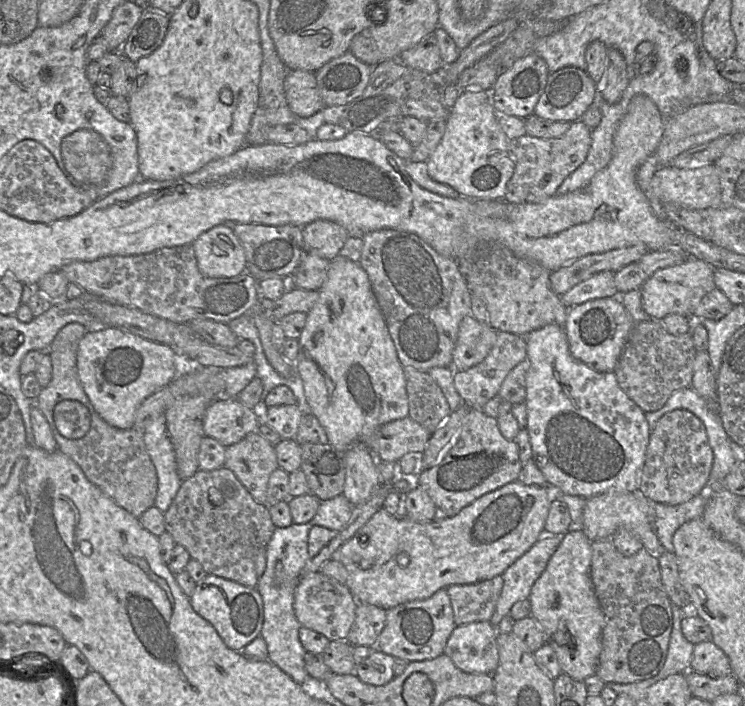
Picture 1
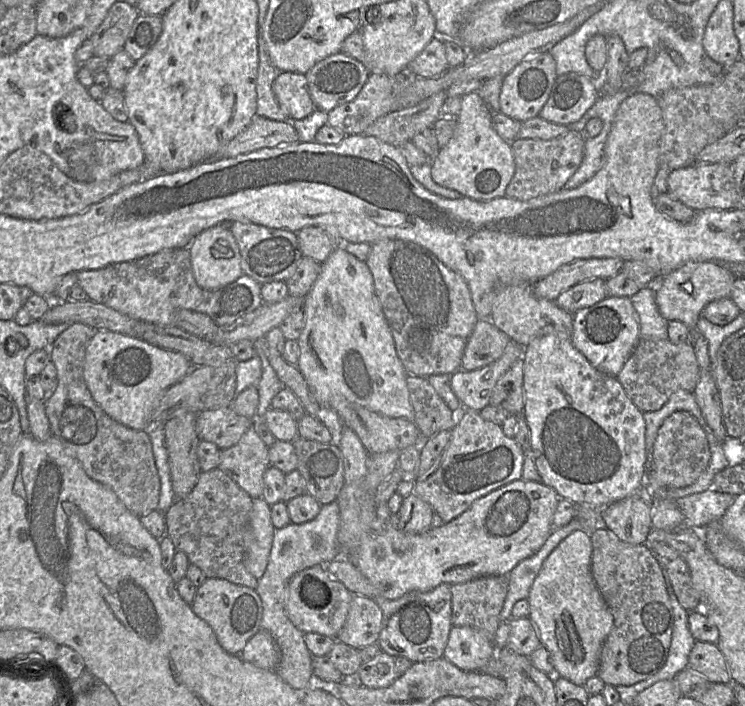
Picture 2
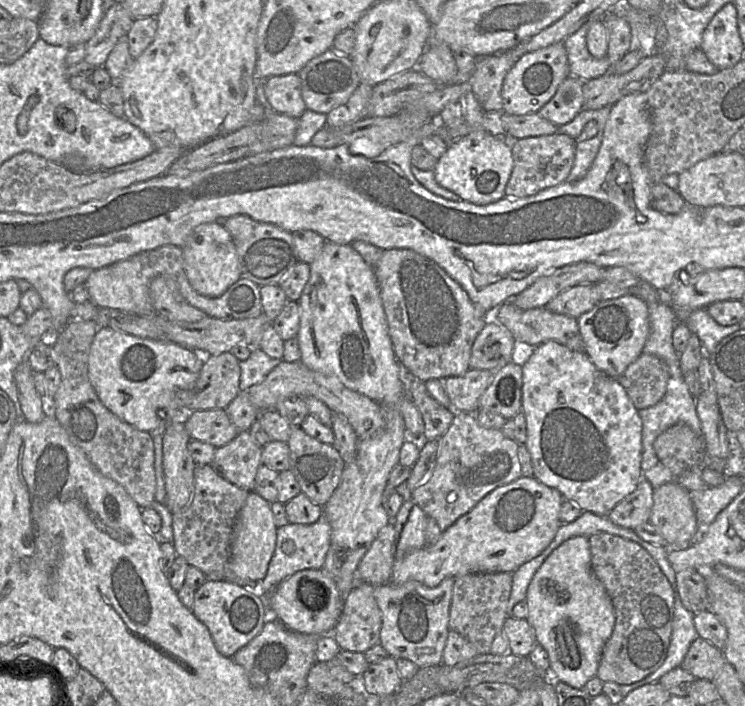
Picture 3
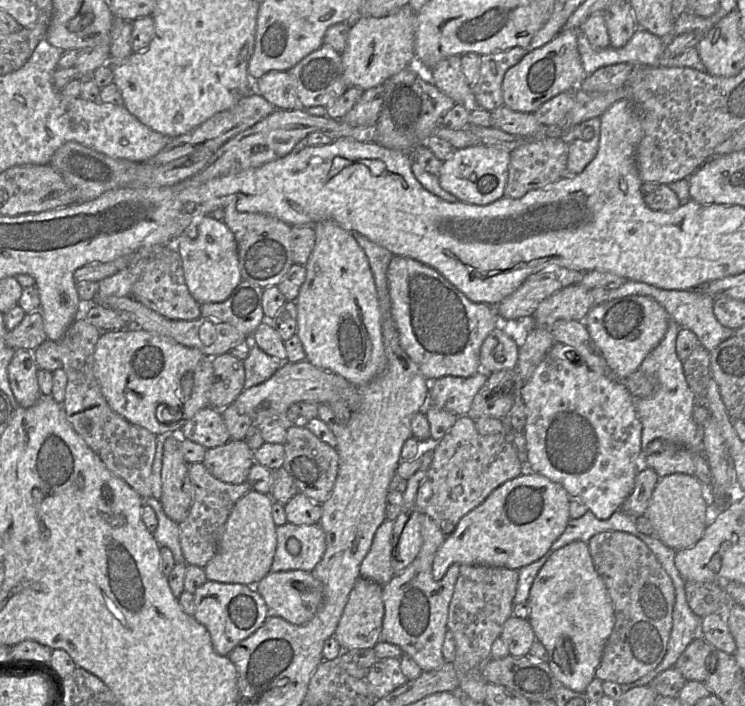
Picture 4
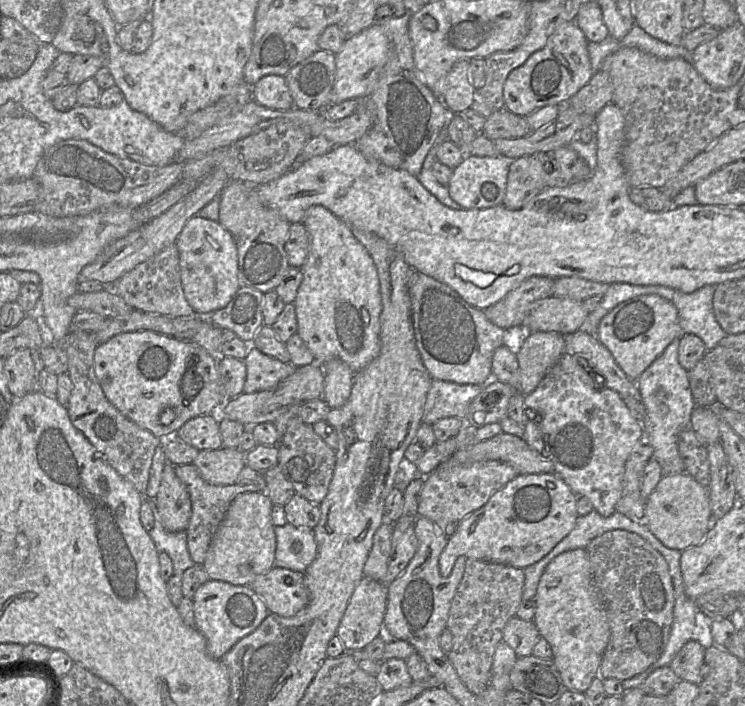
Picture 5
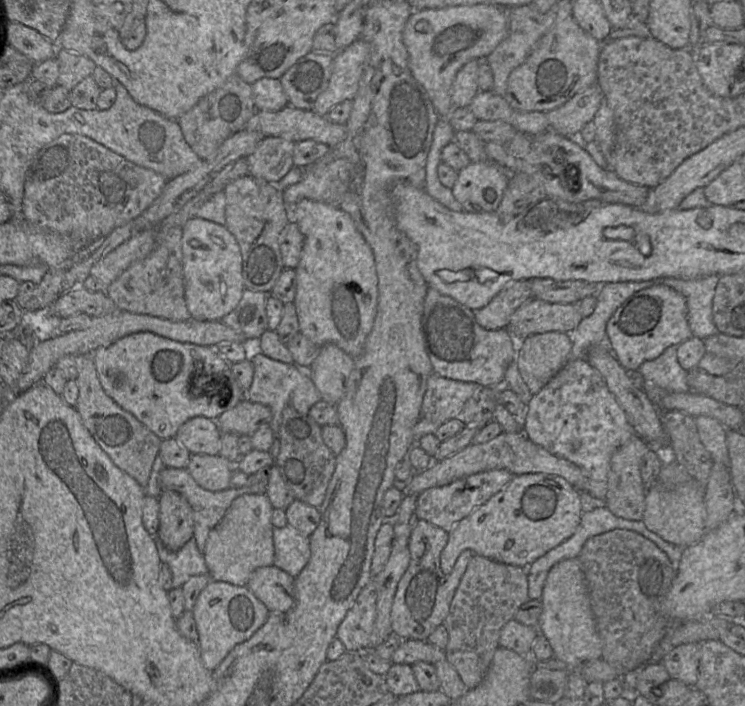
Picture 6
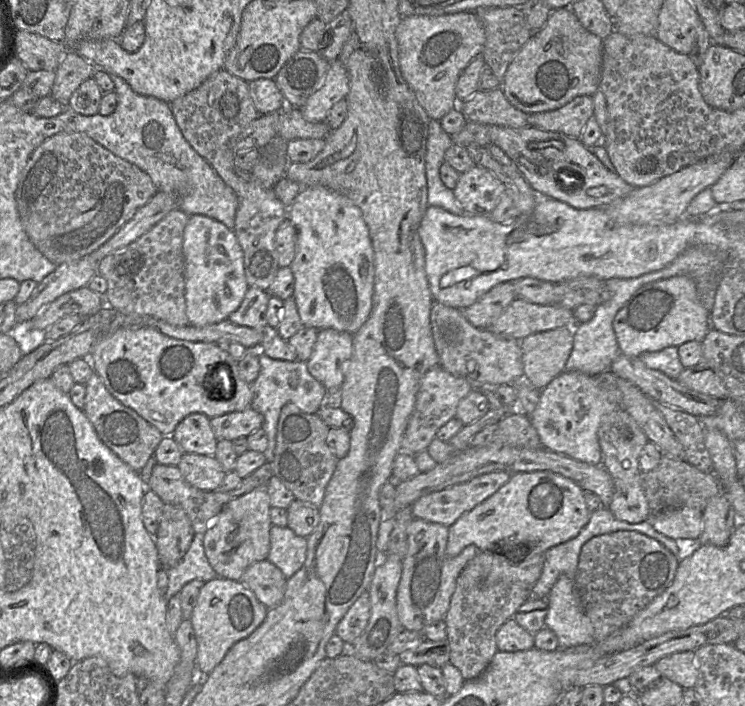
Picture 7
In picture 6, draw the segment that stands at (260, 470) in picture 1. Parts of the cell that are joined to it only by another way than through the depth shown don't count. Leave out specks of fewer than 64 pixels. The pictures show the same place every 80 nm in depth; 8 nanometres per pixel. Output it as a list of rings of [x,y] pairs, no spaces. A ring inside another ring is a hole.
[[[195,454],[191,455],[186,470],[201,488],[215,492],[230,487],[236,464],[219,454]]]

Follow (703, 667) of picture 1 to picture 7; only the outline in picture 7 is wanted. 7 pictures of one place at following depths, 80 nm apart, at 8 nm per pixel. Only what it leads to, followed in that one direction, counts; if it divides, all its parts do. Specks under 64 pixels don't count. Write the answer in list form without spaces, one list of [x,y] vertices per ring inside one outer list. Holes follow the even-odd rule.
[[[694,651],[677,652],[658,660],[654,666],[663,678],[667,678],[683,689],[694,688],[697,678],[697,664]]]

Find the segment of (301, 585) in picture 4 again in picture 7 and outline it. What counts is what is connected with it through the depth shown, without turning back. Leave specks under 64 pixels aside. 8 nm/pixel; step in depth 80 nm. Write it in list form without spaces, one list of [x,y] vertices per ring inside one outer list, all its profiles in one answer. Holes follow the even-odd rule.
[[[262,560],[247,567],[240,581],[254,593],[259,602],[270,609],[282,602],[287,578],[274,564]]]

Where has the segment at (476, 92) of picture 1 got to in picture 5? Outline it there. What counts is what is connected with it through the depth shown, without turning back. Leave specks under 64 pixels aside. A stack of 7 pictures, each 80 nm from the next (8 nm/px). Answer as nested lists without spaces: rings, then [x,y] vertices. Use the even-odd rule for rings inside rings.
[[[501,154],[491,157],[464,155],[461,163],[452,169],[446,185],[450,197],[463,209],[484,209],[502,204],[511,161]]]

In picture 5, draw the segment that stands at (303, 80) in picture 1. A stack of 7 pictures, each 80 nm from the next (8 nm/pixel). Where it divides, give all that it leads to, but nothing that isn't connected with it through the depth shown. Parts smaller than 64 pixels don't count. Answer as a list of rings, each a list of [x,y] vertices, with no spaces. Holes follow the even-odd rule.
[[[265,75],[252,86],[253,100],[277,110],[287,110],[294,106],[284,76]]]

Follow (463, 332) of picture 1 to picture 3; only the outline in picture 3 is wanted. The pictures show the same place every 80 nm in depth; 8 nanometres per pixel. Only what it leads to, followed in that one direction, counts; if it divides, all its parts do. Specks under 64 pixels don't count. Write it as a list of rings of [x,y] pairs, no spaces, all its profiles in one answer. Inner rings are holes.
[[[486,322],[472,345],[469,367],[496,371],[512,361],[514,346],[514,337],[505,326]]]

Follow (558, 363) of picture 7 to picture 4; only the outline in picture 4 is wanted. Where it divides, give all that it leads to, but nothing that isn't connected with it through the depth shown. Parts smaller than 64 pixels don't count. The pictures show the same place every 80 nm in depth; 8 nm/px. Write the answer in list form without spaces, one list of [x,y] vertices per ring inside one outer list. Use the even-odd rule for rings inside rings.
[[[533,328],[530,331],[524,344],[518,348],[516,369],[523,383],[531,377],[555,343],[553,336],[546,328]]]

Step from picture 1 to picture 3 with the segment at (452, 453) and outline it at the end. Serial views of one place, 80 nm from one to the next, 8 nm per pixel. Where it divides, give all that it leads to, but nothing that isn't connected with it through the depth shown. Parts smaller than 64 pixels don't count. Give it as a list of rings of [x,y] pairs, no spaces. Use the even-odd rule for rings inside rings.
[[[455,412],[449,428],[438,438],[436,463],[433,470],[411,492],[411,499],[428,517],[434,518],[441,531],[444,531],[459,517],[469,512],[489,492],[521,476],[518,448],[519,443],[513,438],[506,437],[501,429],[488,429],[481,426],[474,413]]]

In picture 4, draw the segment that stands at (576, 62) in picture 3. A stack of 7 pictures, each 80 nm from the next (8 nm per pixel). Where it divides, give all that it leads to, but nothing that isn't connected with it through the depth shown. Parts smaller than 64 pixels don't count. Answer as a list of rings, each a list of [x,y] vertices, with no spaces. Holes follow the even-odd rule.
[[[577,30],[577,49],[586,75],[591,75],[597,69],[619,63],[629,63],[627,51],[613,52],[612,48],[597,48],[592,46],[583,31]]]

